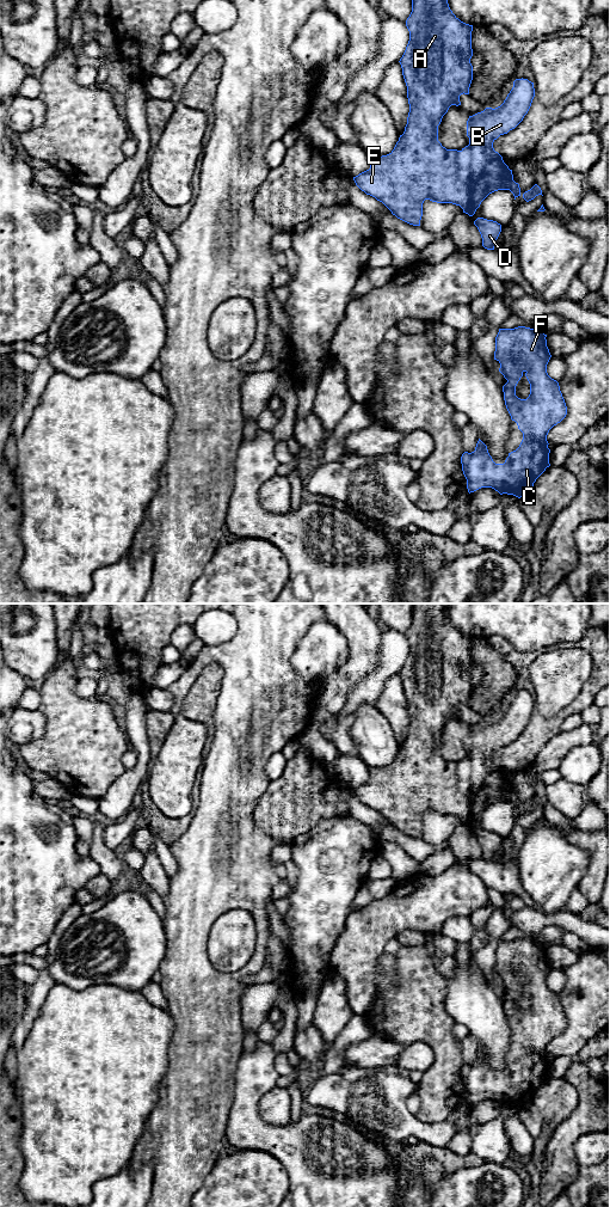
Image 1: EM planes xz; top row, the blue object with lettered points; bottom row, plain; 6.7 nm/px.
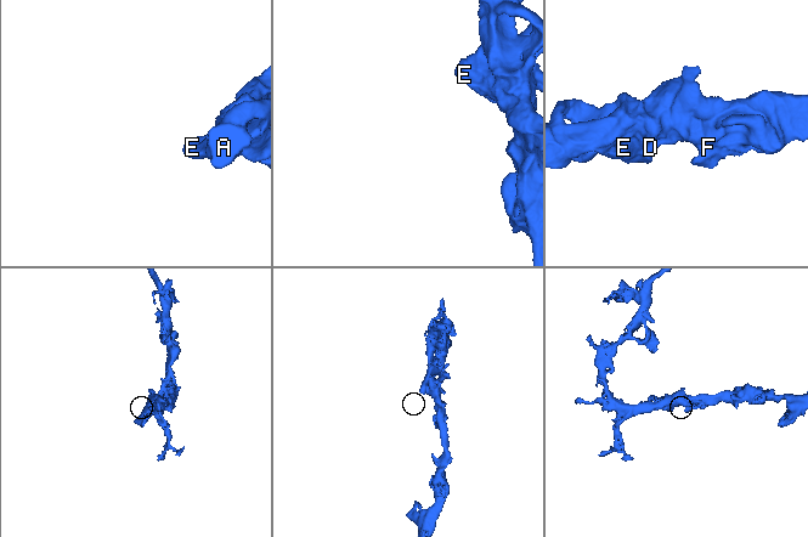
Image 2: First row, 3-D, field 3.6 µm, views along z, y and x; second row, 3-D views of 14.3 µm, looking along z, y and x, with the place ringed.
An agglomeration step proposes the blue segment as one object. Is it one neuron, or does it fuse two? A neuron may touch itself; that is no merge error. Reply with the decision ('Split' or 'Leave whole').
Leave whole

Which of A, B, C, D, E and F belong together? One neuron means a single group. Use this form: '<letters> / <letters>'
A B C D E F

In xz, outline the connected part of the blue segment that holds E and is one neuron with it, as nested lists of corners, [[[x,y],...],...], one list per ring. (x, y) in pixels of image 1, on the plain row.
[[[412,604],[412,624],[406,638],[409,652],[399,674],[407,698],[407,736],[389,766],[370,768],[370,780],[353,789],[356,797],[382,814],[398,831],[413,838],[420,838],[425,811],[460,817],[469,828],[494,803],[510,802],[516,811],[522,807],[519,796],[513,792],[512,782],[503,768],[494,762],[493,754],[523,733],[535,709],[534,694],[516,691],[500,718],[486,719],[469,728],[469,756],[461,762],[446,761],[438,753],[438,737],[451,717],[461,717],[460,707],[469,706],[473,637],[461,633],[452,625],[446,604]]]

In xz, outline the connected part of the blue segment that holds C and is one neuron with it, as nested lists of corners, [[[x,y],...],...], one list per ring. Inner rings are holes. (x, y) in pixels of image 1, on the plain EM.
[[[525,938],[499,941],[495,949],[494,972],[500,975],[499,984],[507,992],[503,998],[505,1017],[511,1031],[523,1044],[523,1052],[516,1062],[509,1065],[504,1076],[493,1073],[487,1058],[480,1050],[474,1064],[462,1066],[462,1083],[469,1105],[481,1099],[492,1099],[500,1107],[507,1105],[518,1110],[528,1108],[532,1103],[536,1091],[550,1078],[547,1047],[554,1037],[566,1029],[567,1018],[559,994],[547,985],[547,976],[552,967],[546,949],[547,946],[543,944]],[[523,987],[530,995],[530,1006],[526,1011],[516,1007],[516,998]]]

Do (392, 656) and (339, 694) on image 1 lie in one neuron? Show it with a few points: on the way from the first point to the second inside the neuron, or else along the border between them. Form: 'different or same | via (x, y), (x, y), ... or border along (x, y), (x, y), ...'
different | border along (376, 660), (376, 666), (347, 691), (343, 705)

